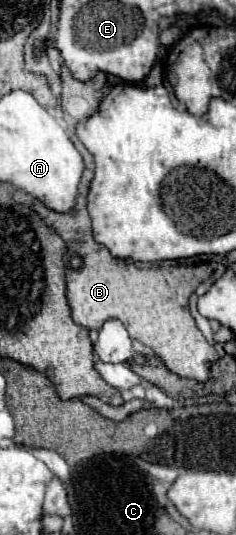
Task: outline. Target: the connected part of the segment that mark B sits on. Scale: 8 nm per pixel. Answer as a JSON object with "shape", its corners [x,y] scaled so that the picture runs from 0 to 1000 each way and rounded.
{"shape":[[[271,121],[254,125],[254,148],[263,148],[263,166],[271,166],[263,196],[271,196],[271,215],[288,230],[288,252],[356,293],[339,361],[322,372],[322,387],[288,398],[237,398],[186,387],[186,379],[169,376],[144,376],[136,391],[186,409],[195,421],[212,421],[271,447],[288,462],[288,473],[271,477],[271,503],[280,503],[280,533],[288,533],[280,555],[305,578],[305,596],[364,615],[424,615],[441,607],[441,596],[508,596],[525,611],[542,611],[542,626],[559,626],[559,634],[610,641],[619,649],[653,652],[653,660],[695,675],[695,682],[729,697],[822,708],[822,712],[881,712],[890,682],[924,675],[932,664],[839,619],[797,581],[797,555],[847,533],[847,514],[831,510],[831,499],[797,495],[797,499],[720,499],[720,503],[686,503],[686,499],[593,503],[525,484],[475,480],[441,458],[390,447],[381,406],[364,394],[364,357],[398,327],[398,305],[390,305],[390,290],[331,264],[314,237],[331,226],[381,215],[373,207],[381,196],[390,204],[407,204],[424,189],[415,178],[441,181],[466,159],[441,159],[432,144],[407,144],[373,155],[322,151],[314,140]]]}

